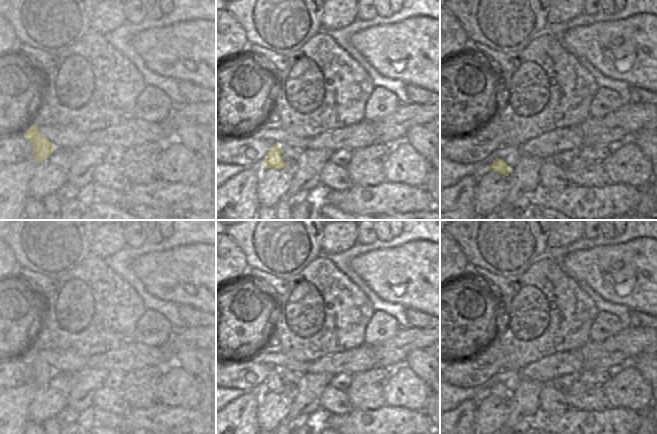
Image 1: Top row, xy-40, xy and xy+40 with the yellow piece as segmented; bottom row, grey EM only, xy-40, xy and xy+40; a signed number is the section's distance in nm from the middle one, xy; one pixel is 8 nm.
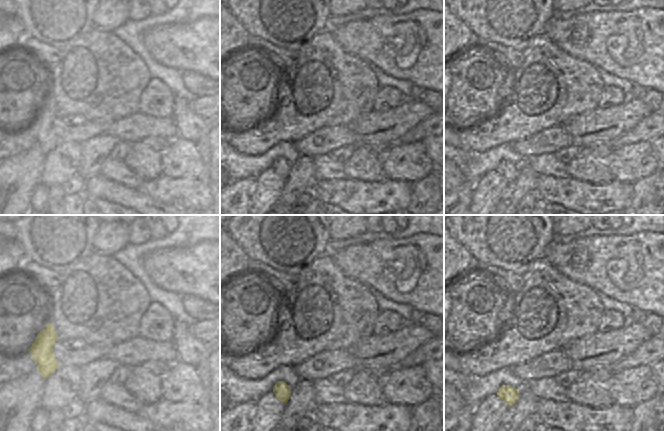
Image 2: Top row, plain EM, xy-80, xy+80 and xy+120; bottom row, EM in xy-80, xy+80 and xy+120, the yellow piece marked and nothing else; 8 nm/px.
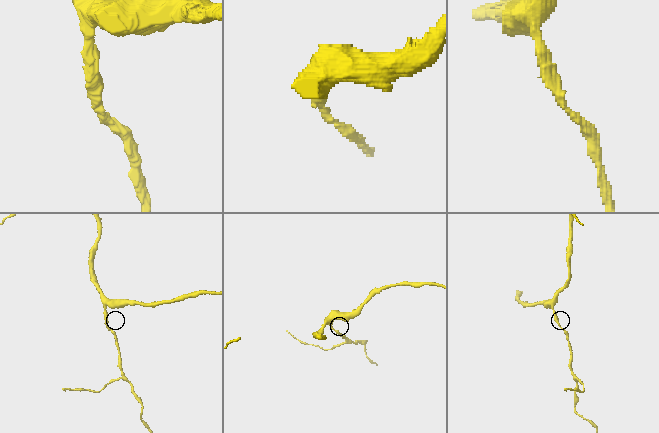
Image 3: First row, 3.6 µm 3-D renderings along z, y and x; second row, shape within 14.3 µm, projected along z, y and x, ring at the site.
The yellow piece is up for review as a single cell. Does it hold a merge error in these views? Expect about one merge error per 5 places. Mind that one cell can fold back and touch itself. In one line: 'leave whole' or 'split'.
leave whole

